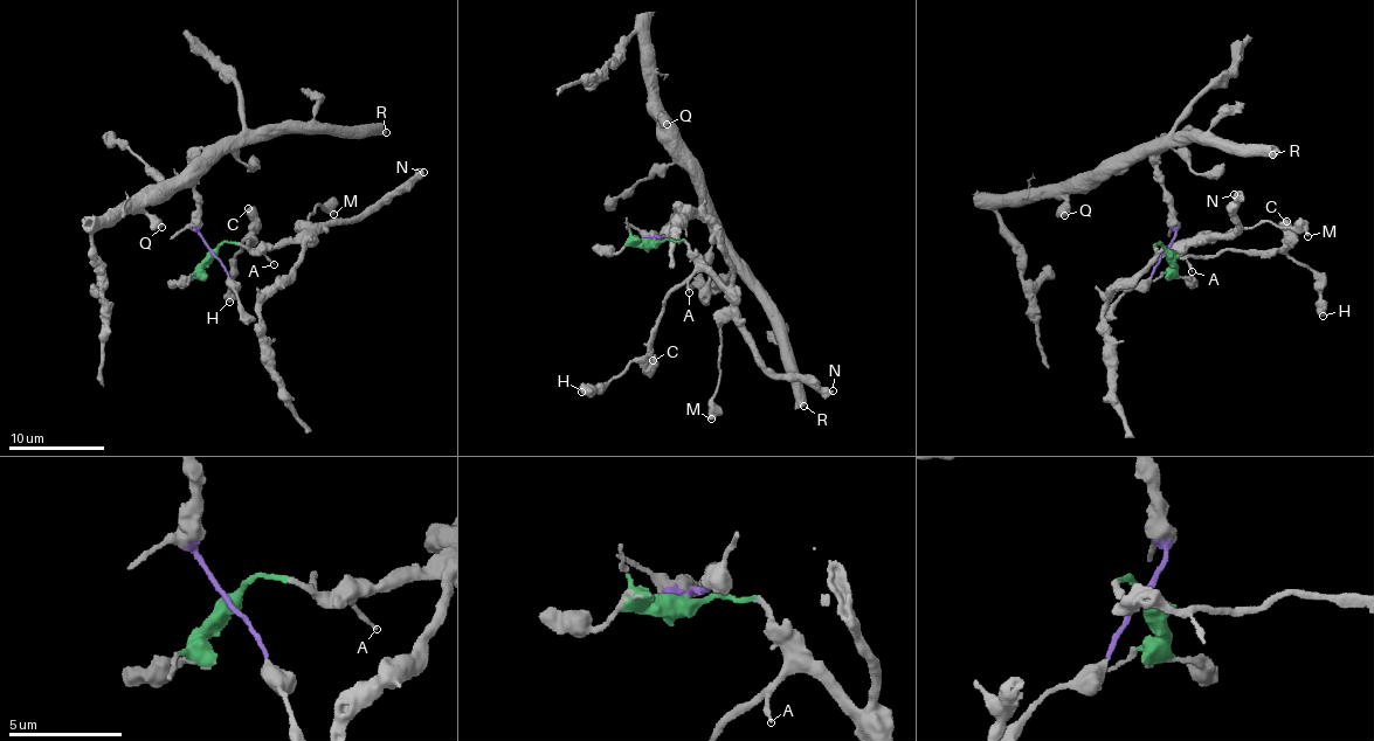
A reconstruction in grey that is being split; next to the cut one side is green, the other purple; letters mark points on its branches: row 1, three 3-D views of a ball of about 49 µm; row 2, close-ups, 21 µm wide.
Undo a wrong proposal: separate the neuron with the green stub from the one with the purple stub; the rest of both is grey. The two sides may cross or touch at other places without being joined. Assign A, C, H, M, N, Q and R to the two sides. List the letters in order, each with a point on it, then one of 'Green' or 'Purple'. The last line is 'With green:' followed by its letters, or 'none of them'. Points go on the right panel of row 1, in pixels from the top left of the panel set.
A: Place: (1192, 271). Green
C: Place: (1286, 221). Green
H: Place: (1323, 316). Green
M: Place: (1307, 236). Green
N: Place: (1234, 194). Green
Q: Place: (1064, 215). Purple
R: Place: (1272, 154). Purple
With green: A, C, H, M, N

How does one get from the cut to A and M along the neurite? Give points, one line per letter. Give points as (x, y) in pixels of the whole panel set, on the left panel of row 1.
A: (213, 253), (226, 241), (239, 241), (248, 248), (266, 249), (264, 258), (275, 264)
M: (213, 253), (226, 241), (239, 241), (248, 248), (278, 247), (310, 230), (305, 222), (317, 203), (335, 215)

